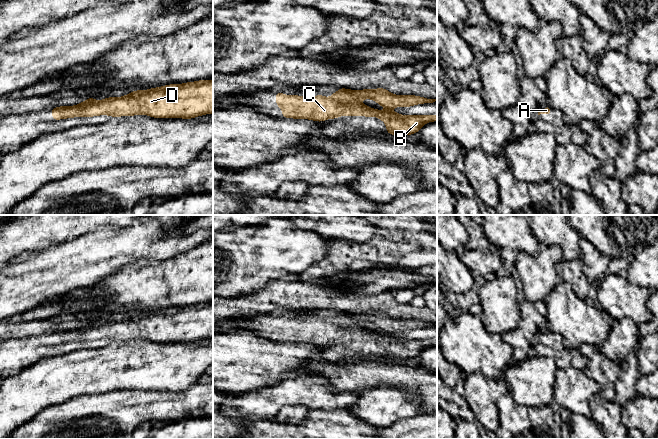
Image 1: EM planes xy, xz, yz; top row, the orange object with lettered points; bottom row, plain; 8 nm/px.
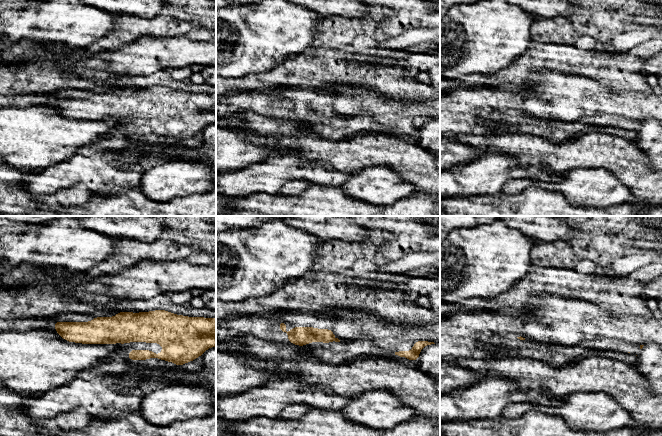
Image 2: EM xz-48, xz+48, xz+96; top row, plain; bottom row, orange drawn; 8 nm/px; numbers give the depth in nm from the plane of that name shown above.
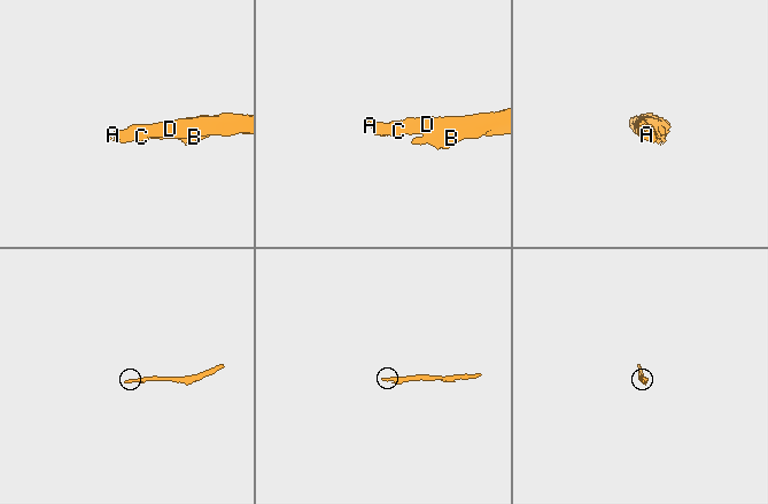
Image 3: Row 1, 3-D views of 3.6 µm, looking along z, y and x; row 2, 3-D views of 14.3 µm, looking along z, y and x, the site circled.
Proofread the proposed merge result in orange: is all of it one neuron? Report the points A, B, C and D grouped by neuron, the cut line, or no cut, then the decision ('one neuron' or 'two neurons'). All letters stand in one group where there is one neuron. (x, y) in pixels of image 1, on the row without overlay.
A B C D | no cut | one neuron

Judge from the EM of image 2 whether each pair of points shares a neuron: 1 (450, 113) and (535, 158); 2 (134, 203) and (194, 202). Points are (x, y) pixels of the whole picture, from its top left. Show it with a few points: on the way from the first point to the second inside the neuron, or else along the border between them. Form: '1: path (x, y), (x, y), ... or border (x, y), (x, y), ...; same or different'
1: border (496, 134), (468, 135); different
2: path (149, 205), (179, 205); same

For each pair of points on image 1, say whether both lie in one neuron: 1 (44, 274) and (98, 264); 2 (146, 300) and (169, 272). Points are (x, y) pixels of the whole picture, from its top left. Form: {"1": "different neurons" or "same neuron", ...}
{"1": "same neuron", "2": "same neuron"}

